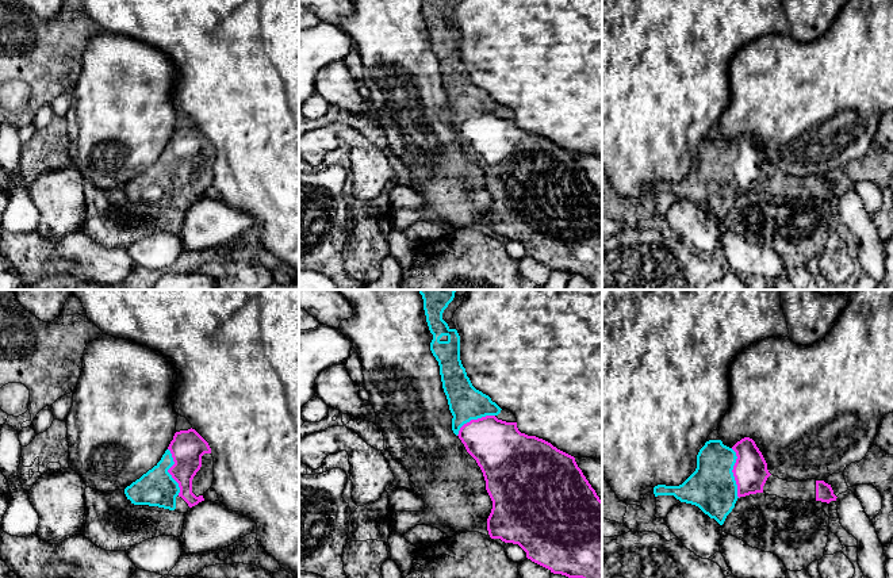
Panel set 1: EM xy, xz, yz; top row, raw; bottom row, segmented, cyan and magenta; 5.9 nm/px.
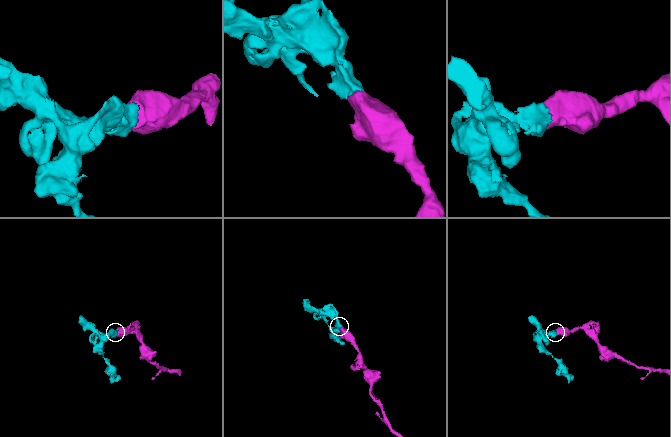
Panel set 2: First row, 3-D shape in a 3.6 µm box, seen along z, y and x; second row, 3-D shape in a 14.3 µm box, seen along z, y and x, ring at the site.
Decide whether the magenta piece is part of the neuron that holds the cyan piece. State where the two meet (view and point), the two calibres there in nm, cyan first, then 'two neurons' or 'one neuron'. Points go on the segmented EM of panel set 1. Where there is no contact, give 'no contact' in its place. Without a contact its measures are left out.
yz (732, 473) | 280/200 nm | one neuron

